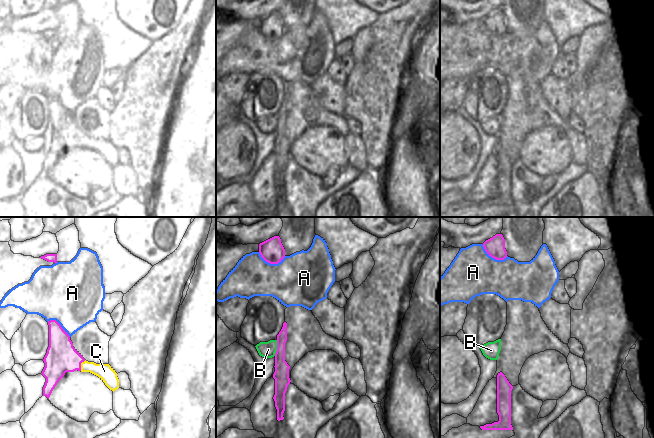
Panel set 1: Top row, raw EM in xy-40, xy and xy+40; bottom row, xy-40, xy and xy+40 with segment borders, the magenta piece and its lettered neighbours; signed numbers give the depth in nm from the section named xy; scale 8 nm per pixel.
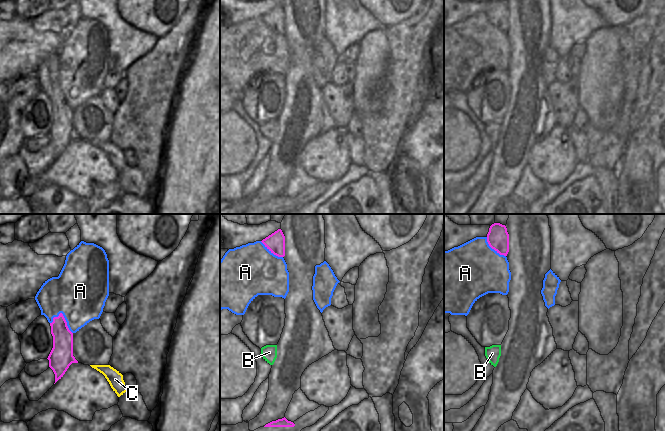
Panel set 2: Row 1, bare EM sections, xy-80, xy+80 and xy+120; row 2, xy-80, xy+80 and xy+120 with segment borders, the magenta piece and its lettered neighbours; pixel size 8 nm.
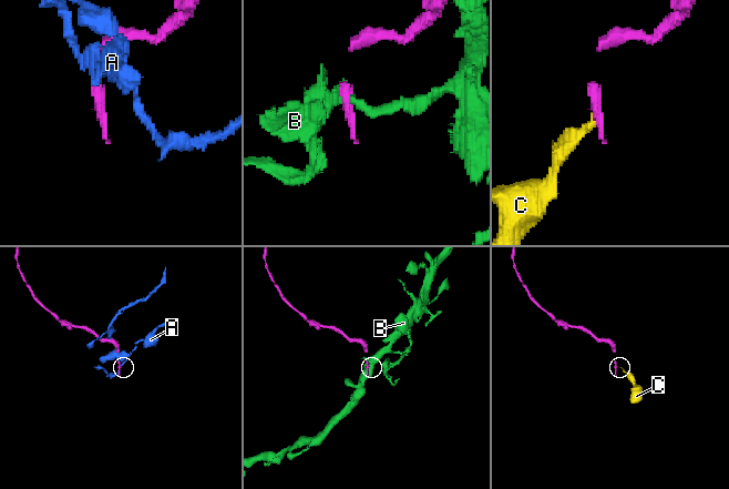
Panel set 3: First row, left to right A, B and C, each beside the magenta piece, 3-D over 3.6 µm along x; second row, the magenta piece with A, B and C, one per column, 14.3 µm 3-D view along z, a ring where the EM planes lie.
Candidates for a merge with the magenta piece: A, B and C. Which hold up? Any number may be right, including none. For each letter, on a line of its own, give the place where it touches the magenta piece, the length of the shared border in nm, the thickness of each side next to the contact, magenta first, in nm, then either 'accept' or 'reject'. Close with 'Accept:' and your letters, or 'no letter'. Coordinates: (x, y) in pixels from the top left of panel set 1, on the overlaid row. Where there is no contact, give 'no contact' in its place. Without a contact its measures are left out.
A: xy (271, 263) | 220 nm | 190/400 nm | reject
B: xy (277, 348) | 130 nm | 130/130 nm | reject
C: xy-40 (80, 365) | 100 nm | 260/130 nm | reject
Accept: no letter

